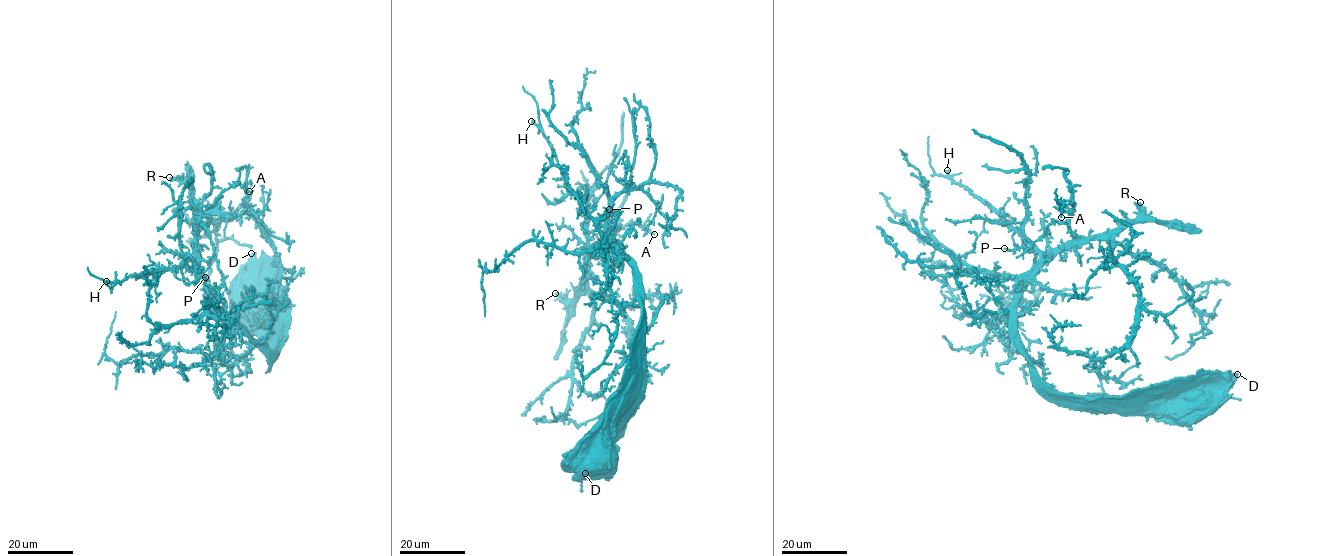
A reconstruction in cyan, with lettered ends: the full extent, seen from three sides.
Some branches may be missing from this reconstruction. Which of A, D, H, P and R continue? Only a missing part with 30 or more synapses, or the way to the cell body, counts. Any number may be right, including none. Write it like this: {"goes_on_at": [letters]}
{"goes_on_at": ["H", "R"]}

